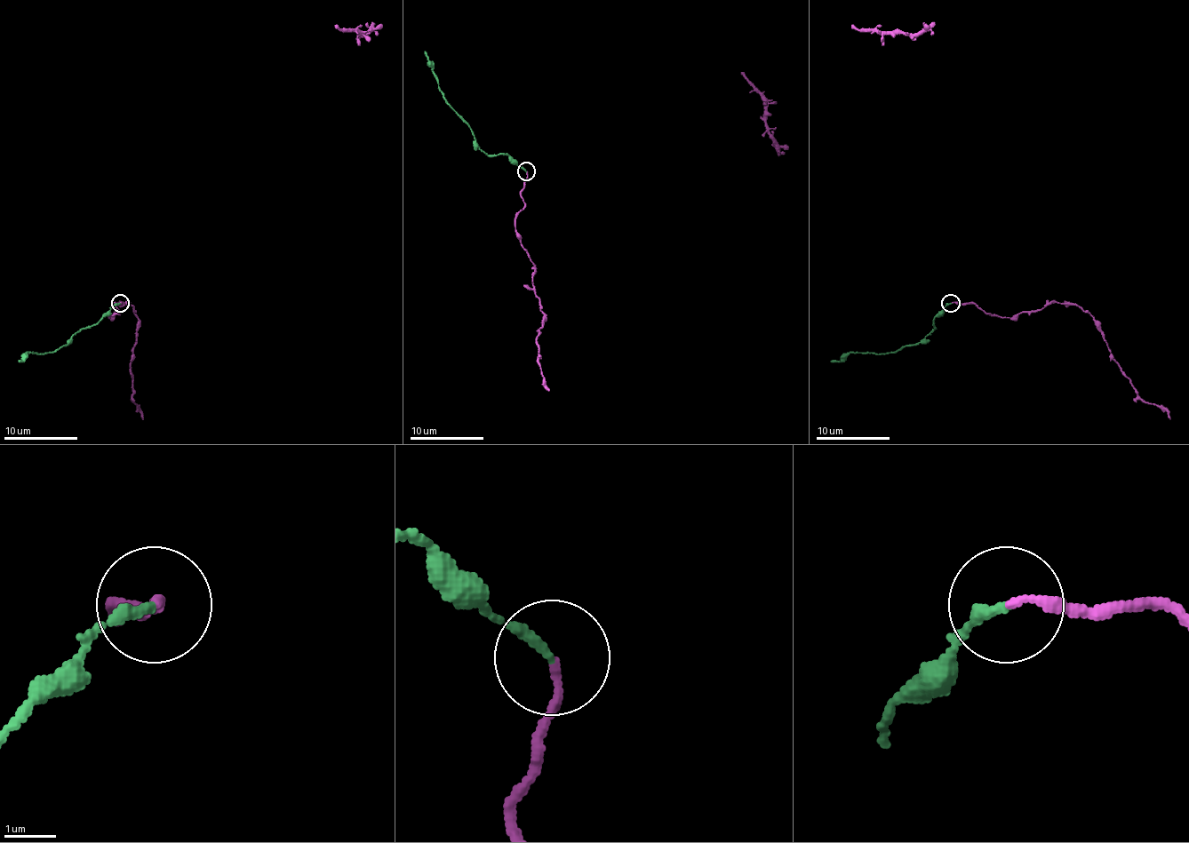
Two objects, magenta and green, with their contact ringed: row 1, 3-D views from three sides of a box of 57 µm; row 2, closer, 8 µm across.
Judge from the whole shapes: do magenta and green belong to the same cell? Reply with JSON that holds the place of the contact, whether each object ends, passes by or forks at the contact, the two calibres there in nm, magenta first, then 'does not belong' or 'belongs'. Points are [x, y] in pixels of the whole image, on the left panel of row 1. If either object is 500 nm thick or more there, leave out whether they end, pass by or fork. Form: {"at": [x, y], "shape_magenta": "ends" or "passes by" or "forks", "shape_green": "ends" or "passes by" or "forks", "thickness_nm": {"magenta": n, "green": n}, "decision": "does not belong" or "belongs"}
{"at": [120, 303], "shape_magenta": "ends", "shape_green": "ends", "thickness_nm": {"magenta": 140, "green": 200}, "decision": "belongs"}

